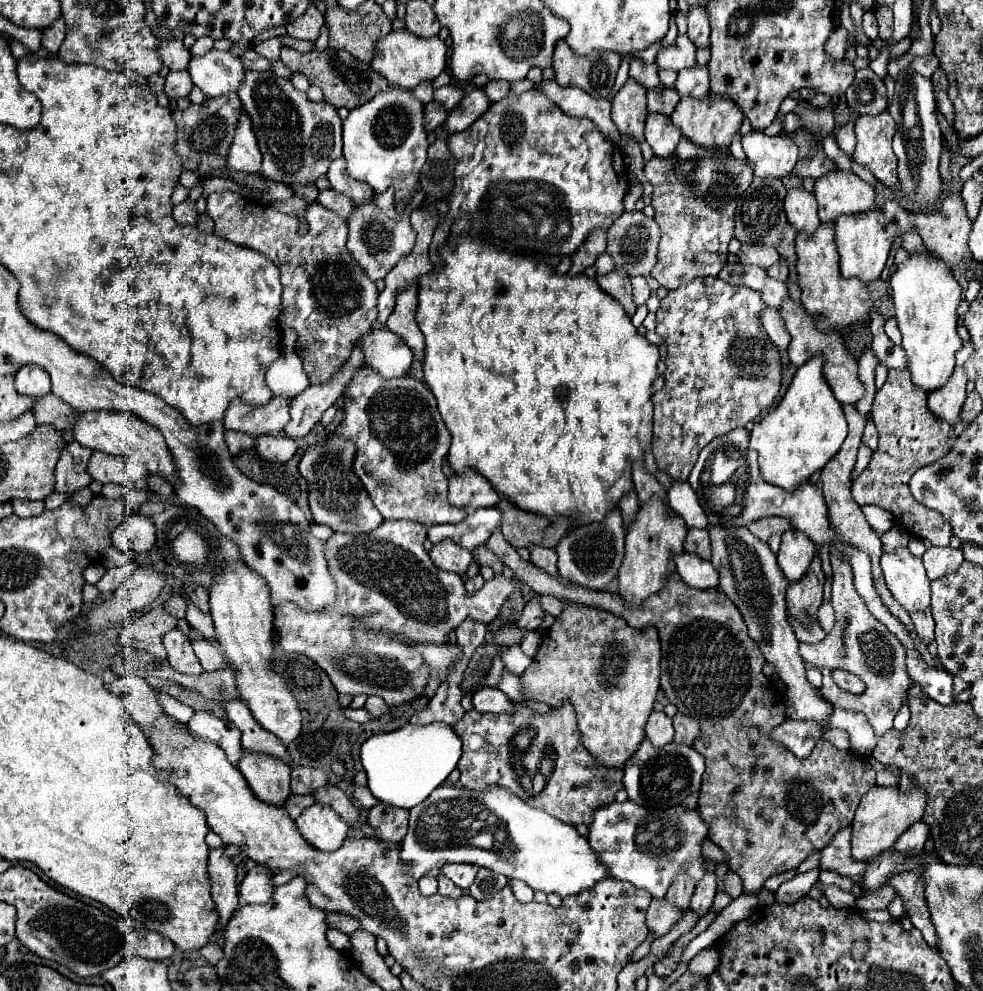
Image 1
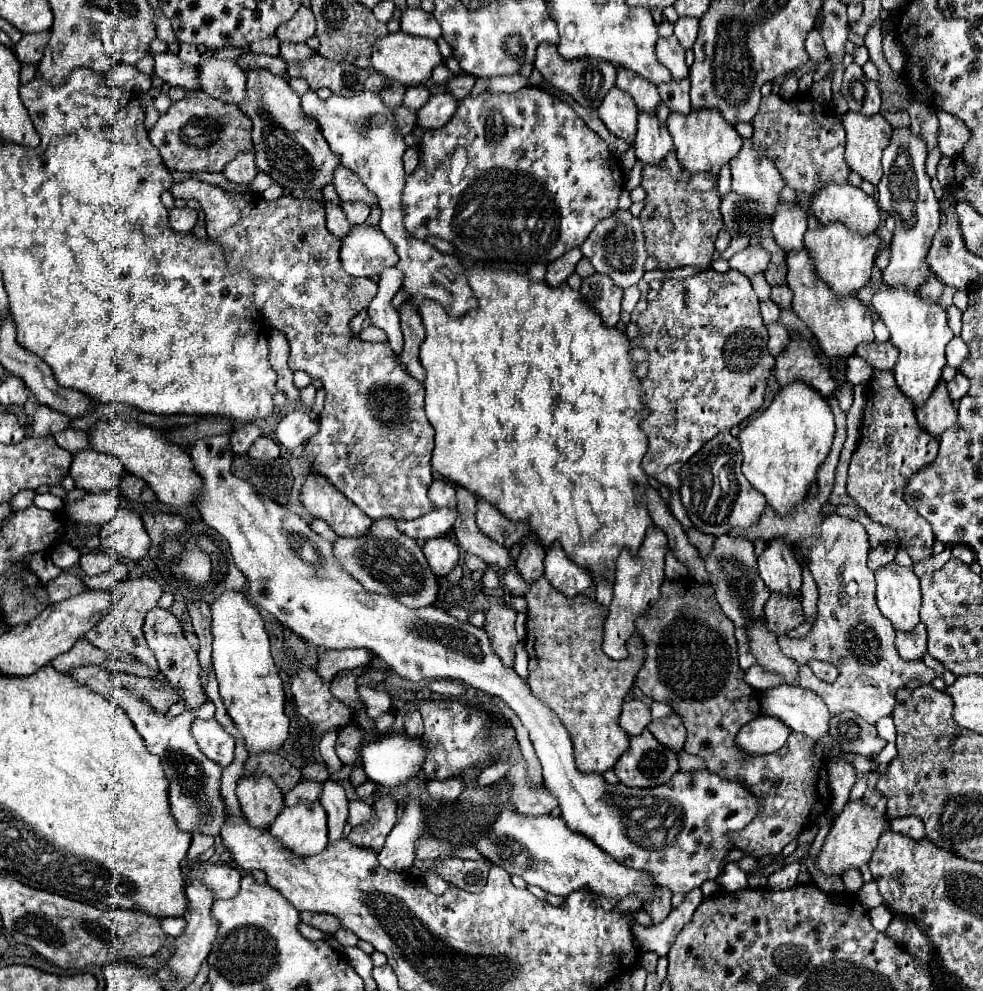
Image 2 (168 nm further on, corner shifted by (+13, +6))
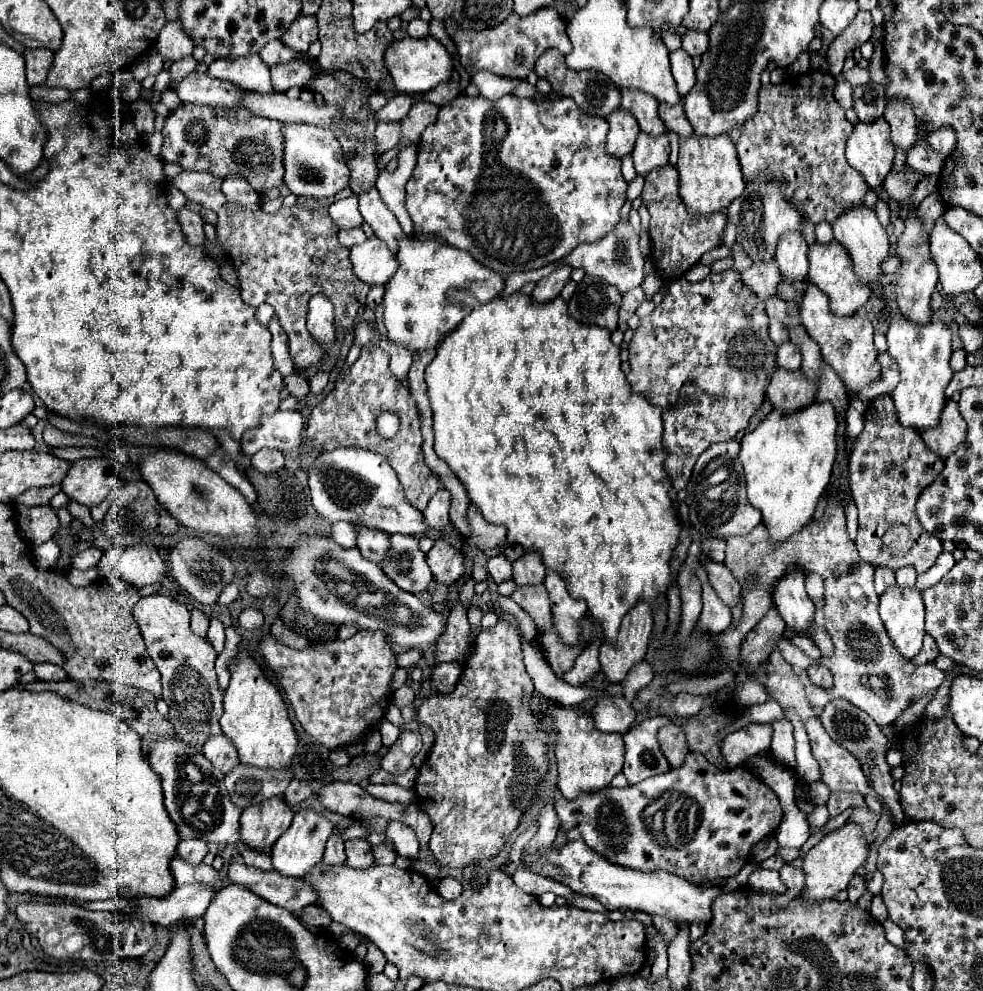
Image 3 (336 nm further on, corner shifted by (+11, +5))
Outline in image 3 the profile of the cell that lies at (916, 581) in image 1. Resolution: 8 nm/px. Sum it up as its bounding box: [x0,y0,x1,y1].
[880,587,924,659]

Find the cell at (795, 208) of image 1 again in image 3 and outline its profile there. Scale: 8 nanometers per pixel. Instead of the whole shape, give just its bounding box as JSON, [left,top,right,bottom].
[774,233,808,281]

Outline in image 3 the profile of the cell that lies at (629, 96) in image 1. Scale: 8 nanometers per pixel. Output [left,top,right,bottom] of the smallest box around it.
[606,109,640,157]

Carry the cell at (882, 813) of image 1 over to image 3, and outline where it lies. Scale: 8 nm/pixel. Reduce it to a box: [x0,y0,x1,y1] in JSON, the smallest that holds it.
[800,823,868,901]

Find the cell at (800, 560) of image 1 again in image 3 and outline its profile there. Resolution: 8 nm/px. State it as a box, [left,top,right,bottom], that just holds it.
[772,571,816,635]

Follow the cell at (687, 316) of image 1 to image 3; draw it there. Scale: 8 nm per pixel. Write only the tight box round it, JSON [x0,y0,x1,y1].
[626,269,776,489]

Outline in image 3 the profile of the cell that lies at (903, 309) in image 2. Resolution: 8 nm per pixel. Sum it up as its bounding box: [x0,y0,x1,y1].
[888,319,952,431]

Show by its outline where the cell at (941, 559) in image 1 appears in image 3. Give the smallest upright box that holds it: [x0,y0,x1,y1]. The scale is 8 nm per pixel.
[916,553,954,591]

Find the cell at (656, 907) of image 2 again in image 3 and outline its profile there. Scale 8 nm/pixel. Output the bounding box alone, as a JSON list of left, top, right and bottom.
[654,915,678,943]

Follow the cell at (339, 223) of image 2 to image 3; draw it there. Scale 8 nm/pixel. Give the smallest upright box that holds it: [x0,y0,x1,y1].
[338,227,366,247]

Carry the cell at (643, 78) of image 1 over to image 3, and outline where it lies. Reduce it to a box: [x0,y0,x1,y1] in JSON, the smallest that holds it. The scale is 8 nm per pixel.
[622,89,664,135]

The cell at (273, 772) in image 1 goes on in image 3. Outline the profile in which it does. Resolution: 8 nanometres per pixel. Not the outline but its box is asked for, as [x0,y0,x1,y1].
[240,797,294,851]

